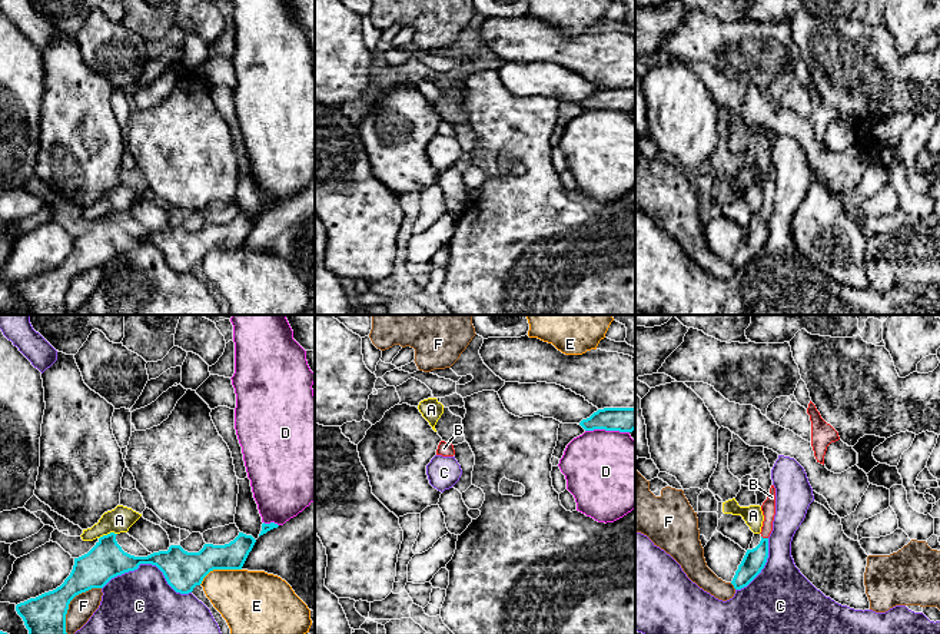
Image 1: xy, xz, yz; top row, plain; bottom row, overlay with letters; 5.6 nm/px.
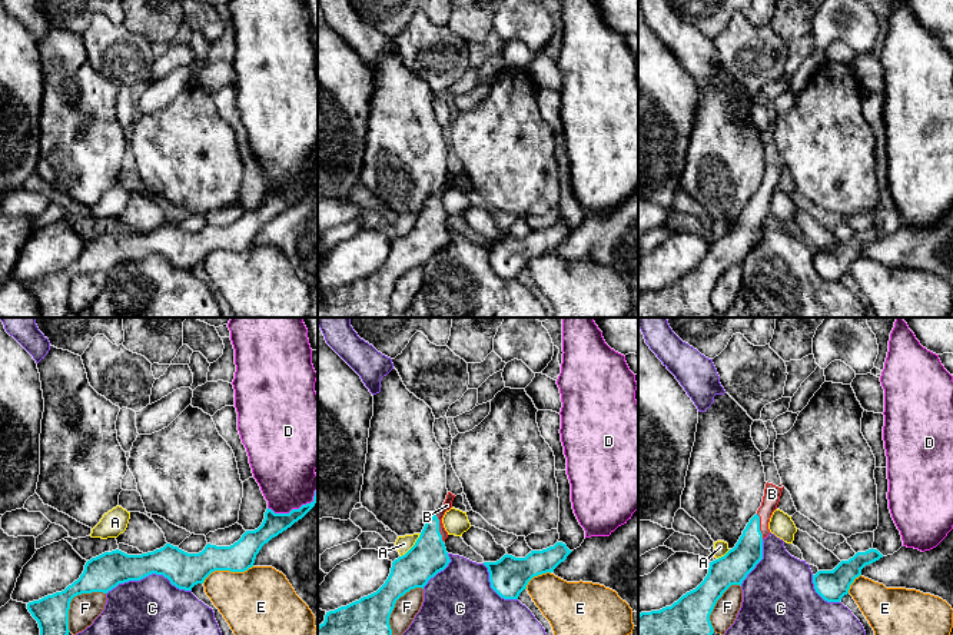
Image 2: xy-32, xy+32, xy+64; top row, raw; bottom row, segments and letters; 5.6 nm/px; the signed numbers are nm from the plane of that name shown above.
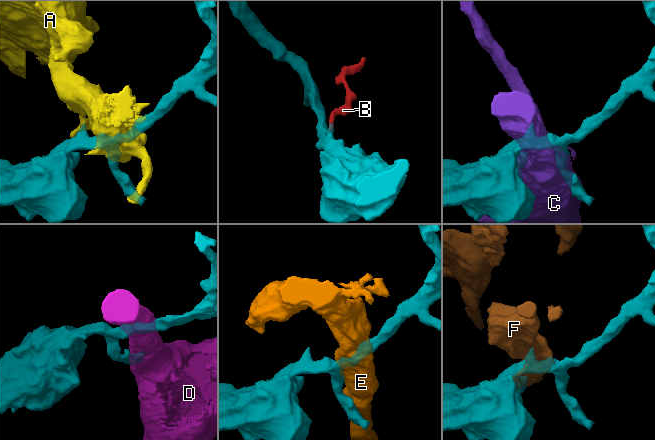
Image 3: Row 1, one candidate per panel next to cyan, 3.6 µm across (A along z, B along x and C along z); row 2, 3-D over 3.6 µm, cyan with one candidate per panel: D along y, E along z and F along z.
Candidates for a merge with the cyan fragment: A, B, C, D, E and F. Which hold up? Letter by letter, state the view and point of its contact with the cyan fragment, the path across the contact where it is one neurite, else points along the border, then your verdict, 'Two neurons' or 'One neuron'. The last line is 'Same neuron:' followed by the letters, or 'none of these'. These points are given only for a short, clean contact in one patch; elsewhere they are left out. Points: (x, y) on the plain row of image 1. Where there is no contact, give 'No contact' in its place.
A: Touches cyan at xy (108, 213). Boundary: xy (116, 212), (108, 212), (99, 218). Two neurons
B: Touches cyan at yz (764, 218). Path across: yz (754, 239), (760, 233), (764, 218), (769, 185). One neuron
C: Touches cyan at xy (149, 242). Two neurons
D: Touches cyan at xz (607, 109). Two neurons
E: Touches cyan at xy (219, 248). Two neurons
F: Touches cyan at xy (69, 282). Two neurons
Same neuron: B

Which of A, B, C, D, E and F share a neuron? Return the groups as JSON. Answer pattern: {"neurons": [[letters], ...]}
{"neurons": [["A"], ["B"], ["C", "E"], ["D"], ["F"]]}

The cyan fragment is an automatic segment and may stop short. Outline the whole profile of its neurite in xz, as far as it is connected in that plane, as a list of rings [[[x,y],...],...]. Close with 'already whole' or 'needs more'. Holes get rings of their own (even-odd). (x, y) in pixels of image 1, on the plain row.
[[[604,87],[582,99],[579,104],[585,110],[605,109],[632,112],[635,109],[635,87]]] | already whole

